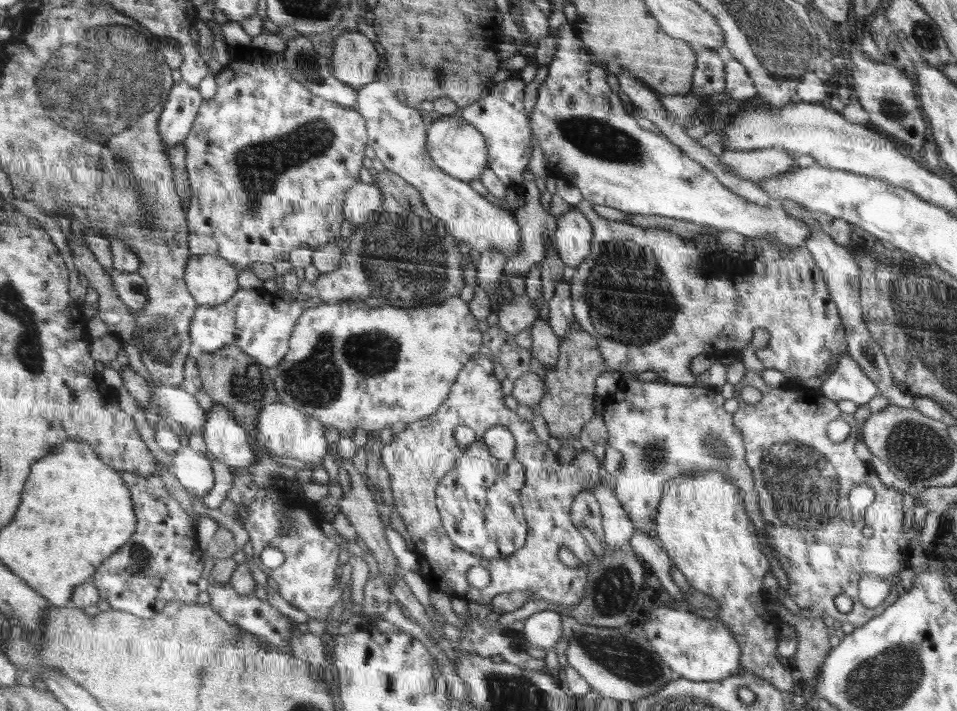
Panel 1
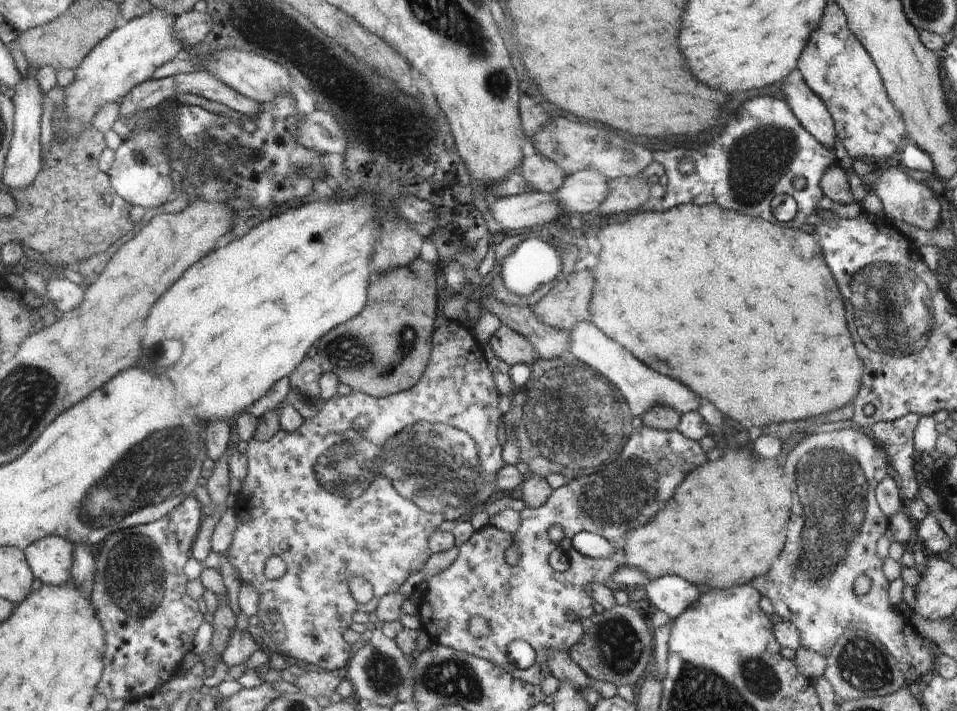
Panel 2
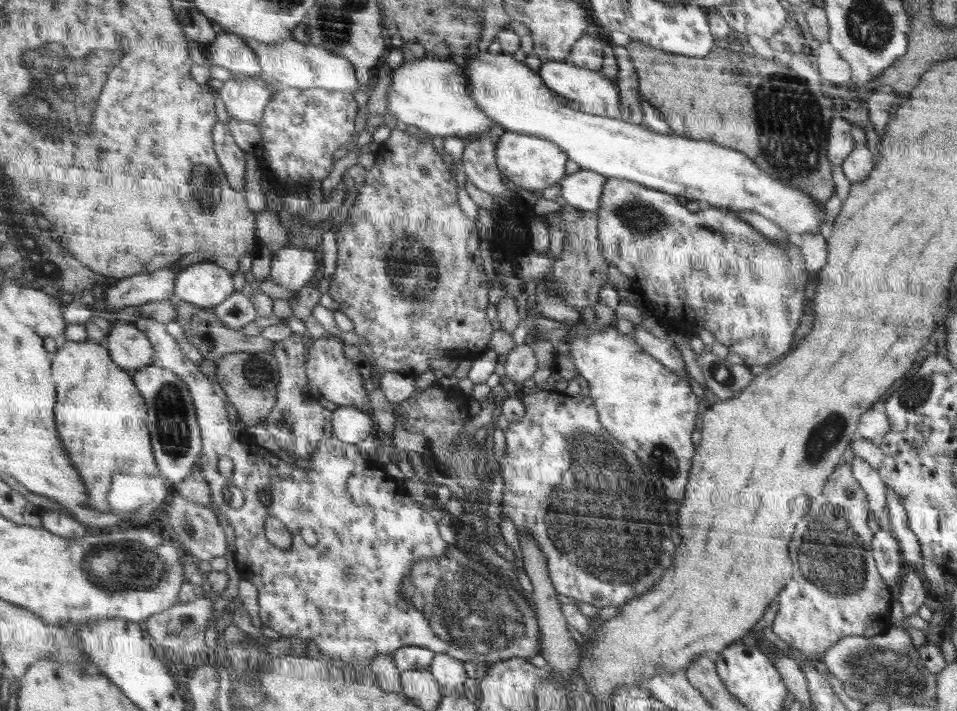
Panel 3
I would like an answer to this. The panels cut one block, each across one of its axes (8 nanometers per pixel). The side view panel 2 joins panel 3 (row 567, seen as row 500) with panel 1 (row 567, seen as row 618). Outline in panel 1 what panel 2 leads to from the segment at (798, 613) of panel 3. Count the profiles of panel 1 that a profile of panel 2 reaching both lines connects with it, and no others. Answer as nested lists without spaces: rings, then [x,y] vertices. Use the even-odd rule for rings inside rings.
[[[746,371],[744,378],[734,385],[734,396],[739,409],[733,413],[733,421],[741,430],[745,439],[745,459],[753,471],[758,498],[760,499],[762,522],[765,522],[764,536],[772,548],[774,558],[784,563],[786,576],[790,587],[788,595],[798,604],[801,616],[806,618],[823,618],[832,616],[841,623],[852,623],[854,628],[864,626],[872,617],[877,617],[892,606],[899,597],[898,581],[900,573],[910,566],[908,562],[912,555],[910,542],[917,542],[920,529],[903,527],[903,495],[881,483],[875,470],[868,468],[856,452],[857,422],[853,414],[846,416],[846,422],[852,426],[852,432],[844,442],[834,442],[828,438],[828,422],[840,418],[836,402],[826,400],[820,390],[794,385],[785,387],[770,387],[764,383],[762,375],[756,371]],[[746,386],[754,386],[762,393],[762,399],[756,404],[745,403],[740,397],[740,390]],[[859,484],[867,484],[876,492],[874,502],[862,517],[856,518],[850,510],[848,496],[852,488]],[[867,526],[872,529],[870,538],[862,537],[862,529]],[[862,576],[878,576],[891,581],[888,596],[876,608],[866,608],[857,595],[859,581]],[[839,594],[848,594],[853,600],[852,611],[842,613],[836,609],[834,598]]]

